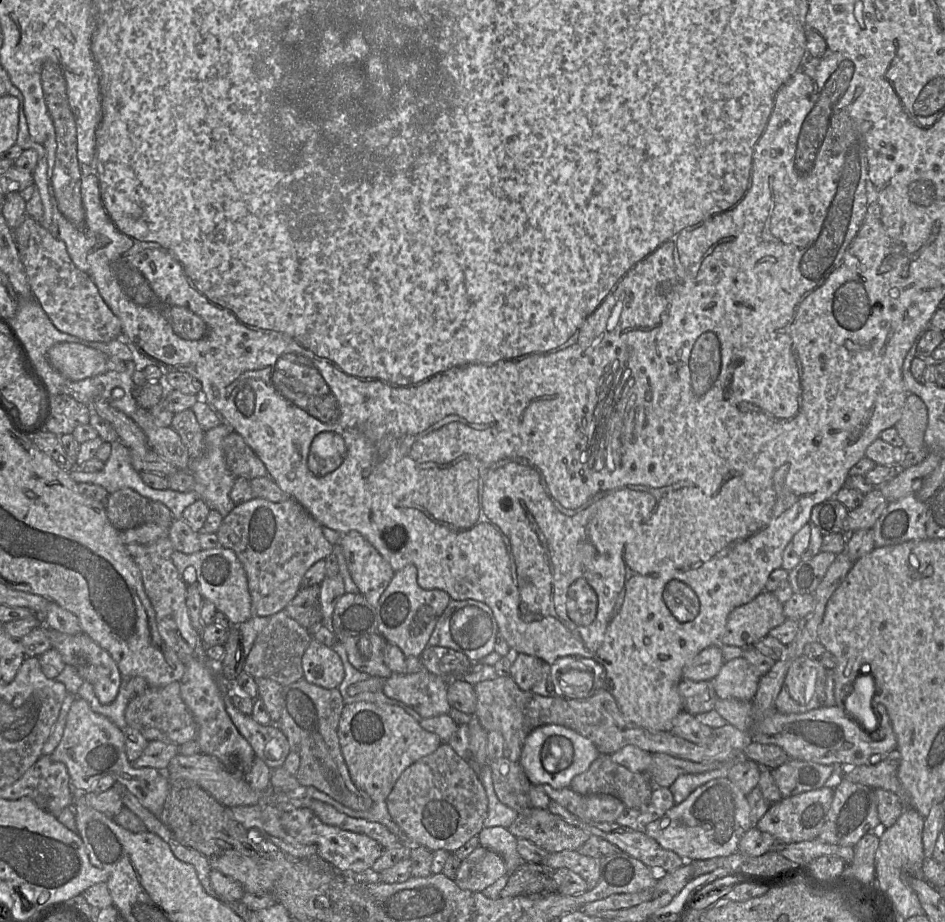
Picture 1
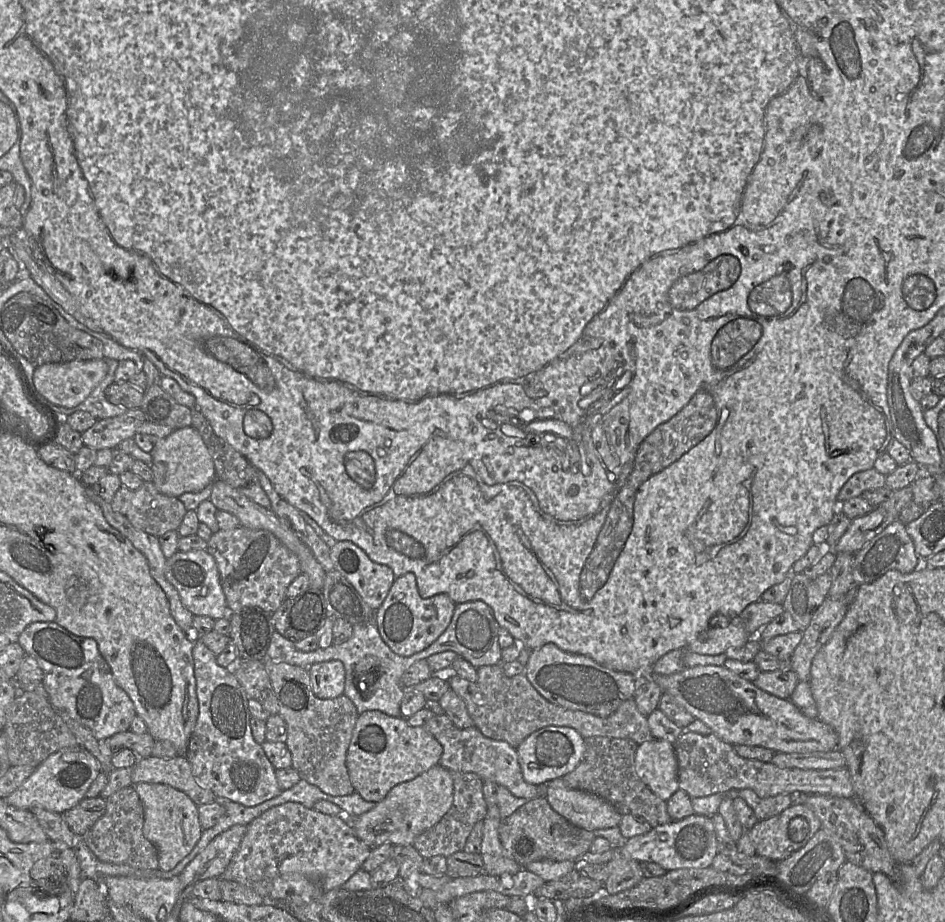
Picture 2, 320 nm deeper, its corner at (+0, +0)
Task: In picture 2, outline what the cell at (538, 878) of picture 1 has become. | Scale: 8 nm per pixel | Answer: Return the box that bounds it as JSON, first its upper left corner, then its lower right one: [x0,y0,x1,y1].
[534,869,602,900]

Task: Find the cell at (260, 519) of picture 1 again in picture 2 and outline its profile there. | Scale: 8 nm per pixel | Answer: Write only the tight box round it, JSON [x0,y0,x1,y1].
[206,525,301,614]

